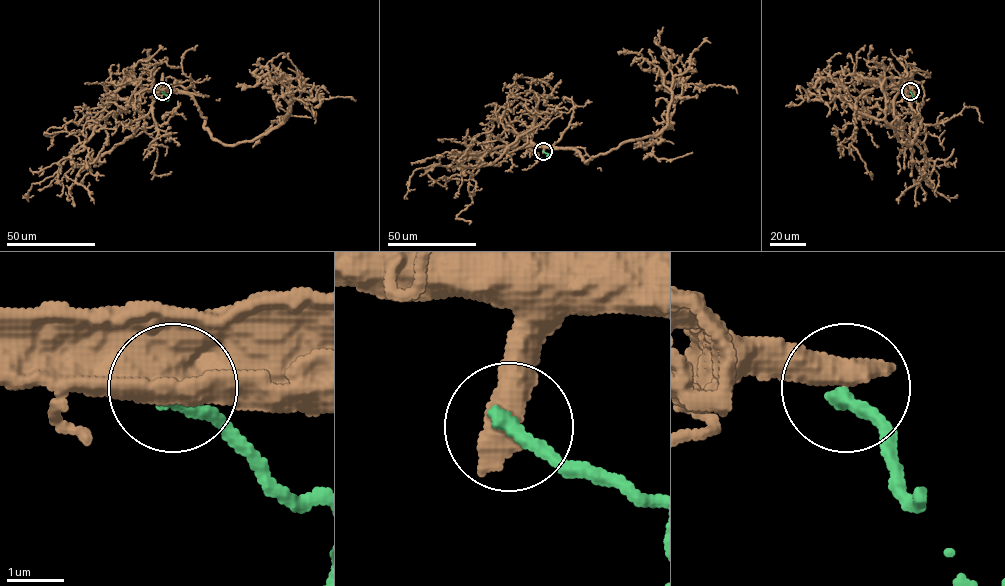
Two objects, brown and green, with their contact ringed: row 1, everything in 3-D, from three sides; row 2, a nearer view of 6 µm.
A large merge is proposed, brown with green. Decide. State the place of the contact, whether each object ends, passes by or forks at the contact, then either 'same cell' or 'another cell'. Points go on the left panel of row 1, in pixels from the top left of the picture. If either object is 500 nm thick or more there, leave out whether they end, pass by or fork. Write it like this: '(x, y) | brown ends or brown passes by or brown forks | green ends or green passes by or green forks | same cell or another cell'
(162, 91) | another cell

